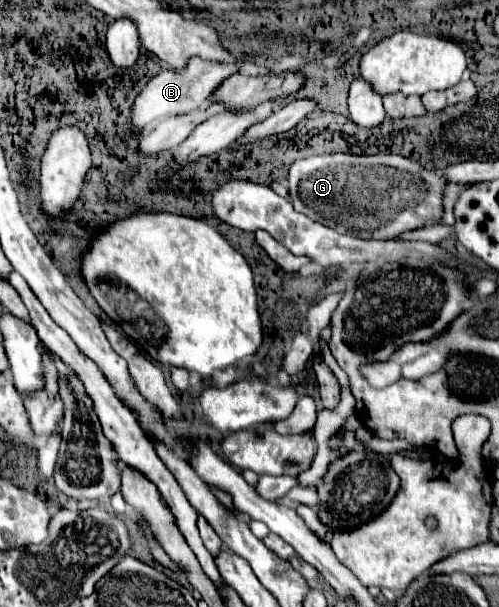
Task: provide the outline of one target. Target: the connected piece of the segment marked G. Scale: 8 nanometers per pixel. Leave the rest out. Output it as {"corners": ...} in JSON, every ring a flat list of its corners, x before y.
{"corners":[[319,155,299,159,289,167,291,201,297,211,333,227,339,233,371,239,397,239,405,231,439,225,443,219,443,197,447,179,439,169,425,169,419,161,403,155]]}

